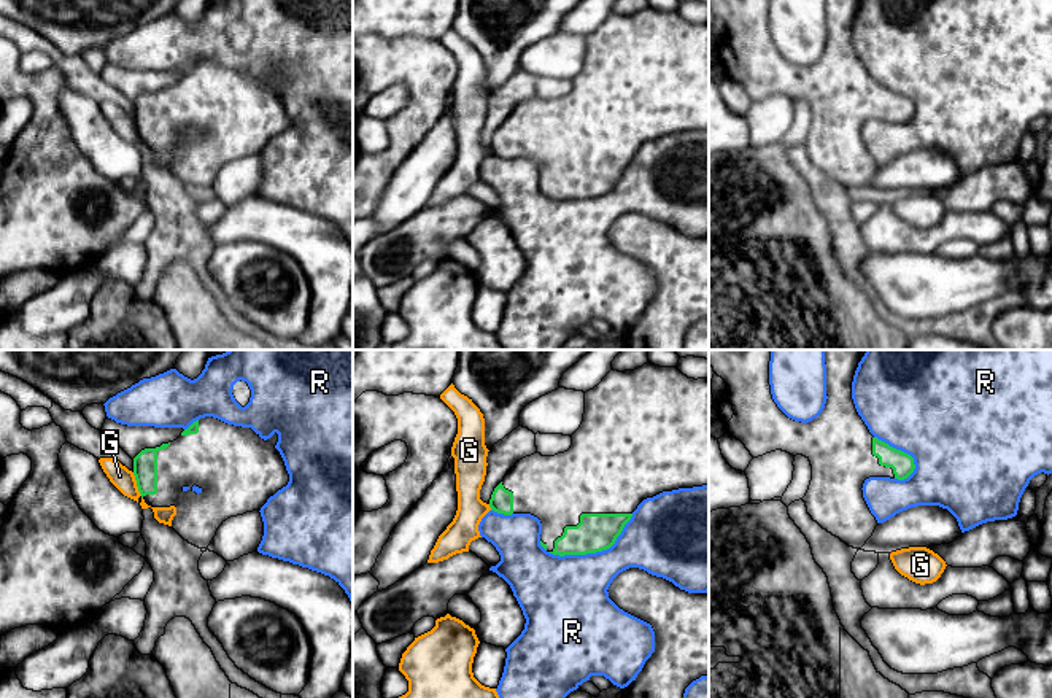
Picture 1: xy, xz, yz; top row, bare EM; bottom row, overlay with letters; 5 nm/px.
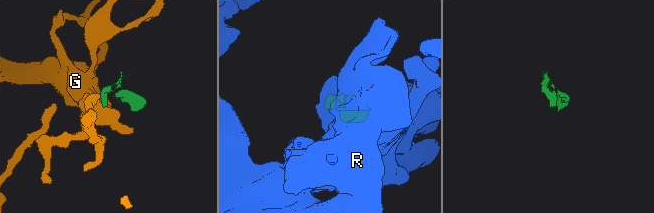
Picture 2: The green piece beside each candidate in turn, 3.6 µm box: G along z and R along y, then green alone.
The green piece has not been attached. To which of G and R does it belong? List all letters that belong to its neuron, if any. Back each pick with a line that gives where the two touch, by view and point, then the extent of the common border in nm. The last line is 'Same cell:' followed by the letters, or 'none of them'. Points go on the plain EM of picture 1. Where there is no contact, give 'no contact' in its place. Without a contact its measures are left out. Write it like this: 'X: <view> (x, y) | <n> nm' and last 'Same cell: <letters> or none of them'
Same cell: none of them

